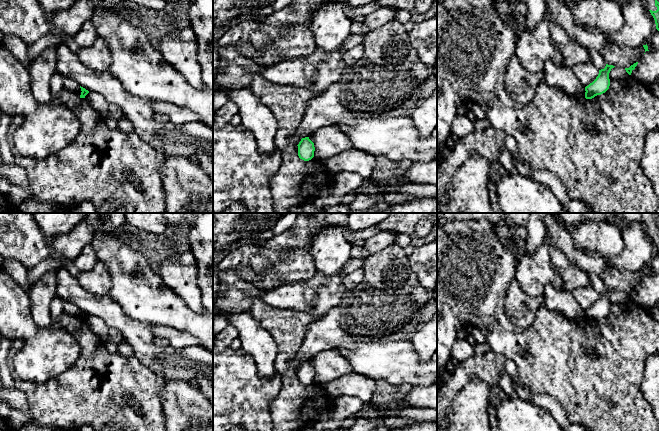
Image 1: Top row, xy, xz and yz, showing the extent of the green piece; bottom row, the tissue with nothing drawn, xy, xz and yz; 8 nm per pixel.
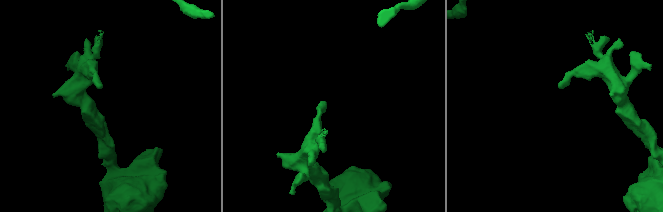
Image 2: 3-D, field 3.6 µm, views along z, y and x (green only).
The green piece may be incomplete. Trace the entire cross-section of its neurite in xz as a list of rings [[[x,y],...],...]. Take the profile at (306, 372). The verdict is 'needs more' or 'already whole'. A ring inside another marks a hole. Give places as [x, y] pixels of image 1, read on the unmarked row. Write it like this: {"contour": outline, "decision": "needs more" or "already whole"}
{"contour": [[[309,361],[302,362],[298,370],[298,380],[304,385],[309,385],[314,381],[314,367]]], "decision": "already whole"}

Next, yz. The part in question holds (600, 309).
{"contour": [[[606,288],[604,293],[599,294],[596,303],[585,311],[585,322],[592,323],[597,319],[605,317],[610,310],[609,297],[615,290]]], "decision": "already whole"}

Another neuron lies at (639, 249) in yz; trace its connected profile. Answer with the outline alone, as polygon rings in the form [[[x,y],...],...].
[[[639,222],[624,223],[621,227],[624,248],[620,254],[610,258],[610,265],[626,272],[648,268],[656,248],[649,233]]]

